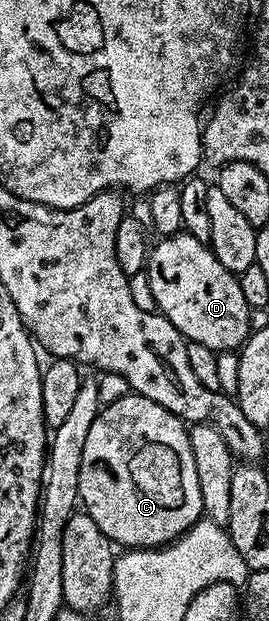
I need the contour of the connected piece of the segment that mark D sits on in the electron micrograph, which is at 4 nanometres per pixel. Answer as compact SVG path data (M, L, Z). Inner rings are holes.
M183 231L157 240L148 254L146 272L150 291L154 291L156 309L188 341L221 350L239 350L250 336L249 308L242 299L237 274L226 271L216 261L205 242Z

